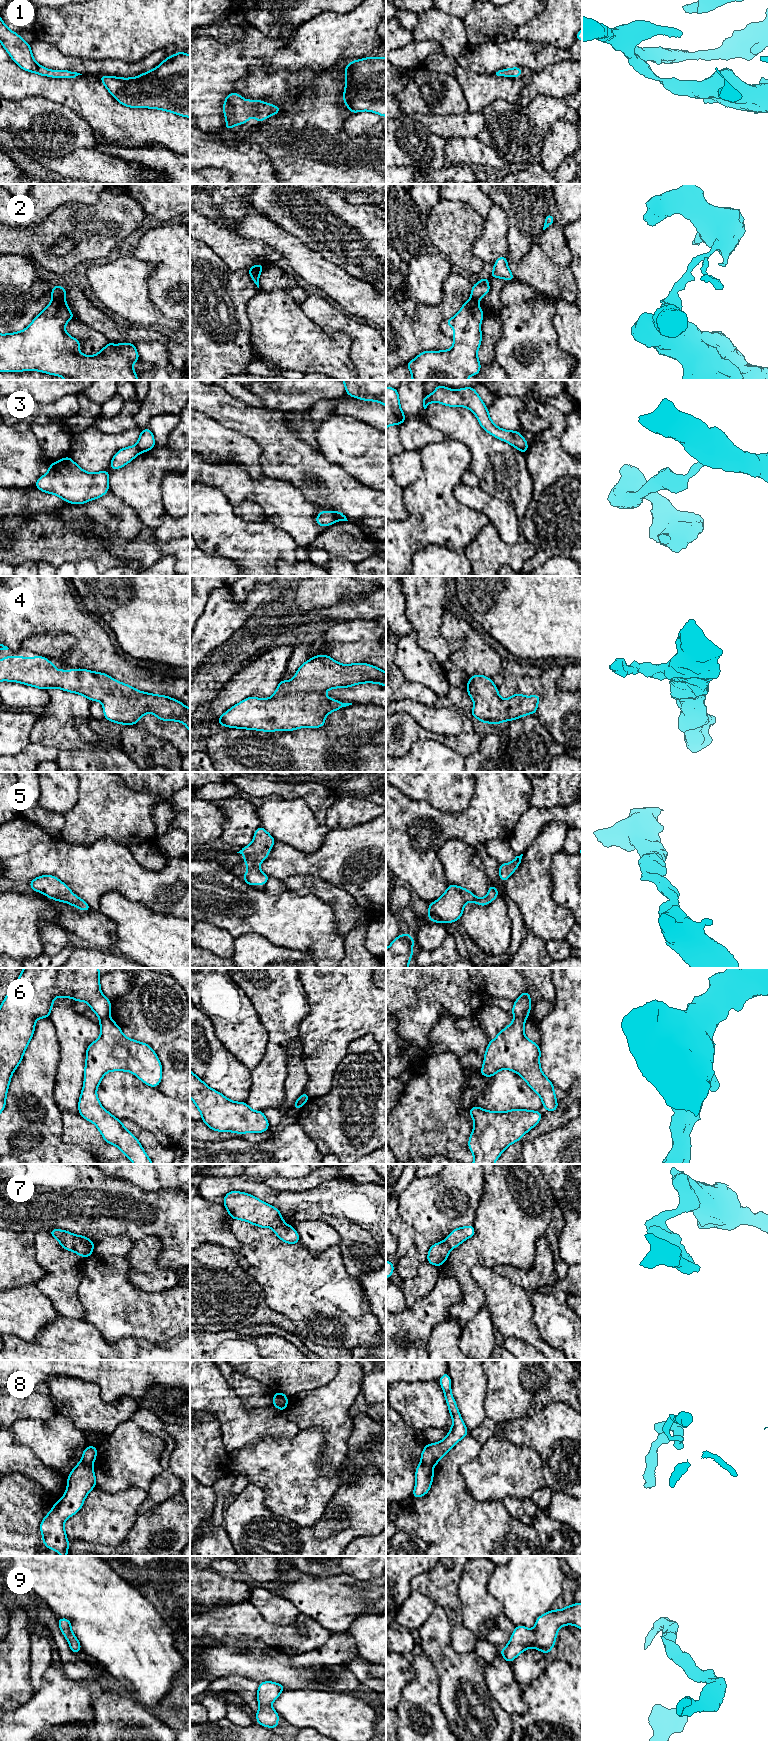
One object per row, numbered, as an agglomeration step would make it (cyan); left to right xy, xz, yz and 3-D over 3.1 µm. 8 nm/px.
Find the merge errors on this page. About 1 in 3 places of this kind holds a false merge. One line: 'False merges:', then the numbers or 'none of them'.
False merges: 2, 3, 6, 7, 8

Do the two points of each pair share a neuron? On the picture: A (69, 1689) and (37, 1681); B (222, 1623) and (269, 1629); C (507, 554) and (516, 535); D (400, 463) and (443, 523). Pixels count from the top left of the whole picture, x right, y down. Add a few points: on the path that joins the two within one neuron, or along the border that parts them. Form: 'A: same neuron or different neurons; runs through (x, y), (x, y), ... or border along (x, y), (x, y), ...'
A: different neurons; border along (51, 1665), (44, 1674), (42, 1686), (36, 1692)
B: same neuron; runs through (234, 1623), (245, 1623), (257, 1629)
C: different neurons; border along (494, 528), (508, 543), (516, 543), (522, 538)
D: different neurons; border along (421, 459), (420, 475), (404, 488)

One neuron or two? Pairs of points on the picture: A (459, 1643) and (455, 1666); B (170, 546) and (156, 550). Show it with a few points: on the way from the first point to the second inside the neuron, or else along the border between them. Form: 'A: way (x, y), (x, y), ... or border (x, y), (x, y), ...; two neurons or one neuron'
A: border (451, 1628), (451, 1646), (458, 1652), (473, 1651); two neurons
B: way (167, 548), (159, 549); one neuron

